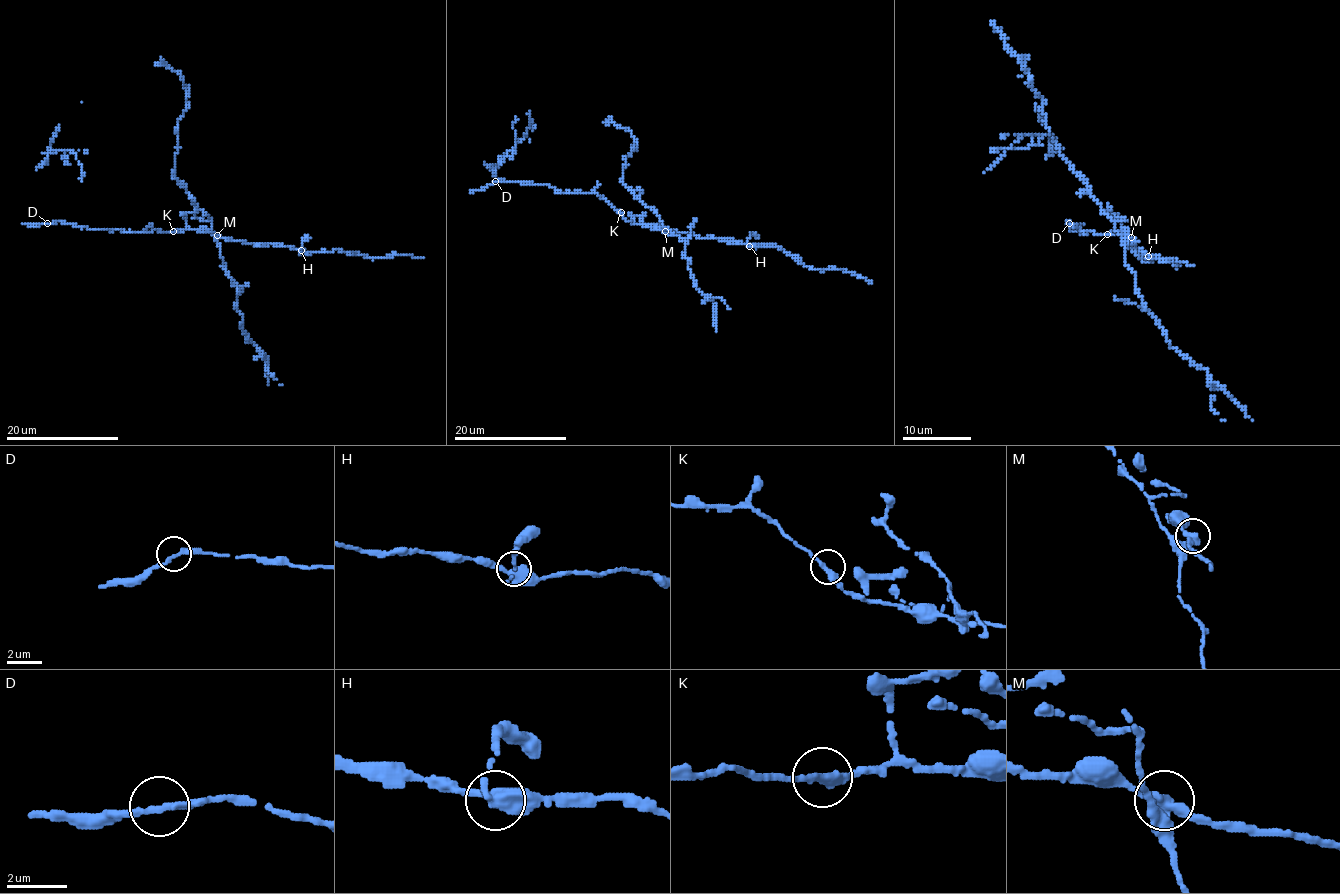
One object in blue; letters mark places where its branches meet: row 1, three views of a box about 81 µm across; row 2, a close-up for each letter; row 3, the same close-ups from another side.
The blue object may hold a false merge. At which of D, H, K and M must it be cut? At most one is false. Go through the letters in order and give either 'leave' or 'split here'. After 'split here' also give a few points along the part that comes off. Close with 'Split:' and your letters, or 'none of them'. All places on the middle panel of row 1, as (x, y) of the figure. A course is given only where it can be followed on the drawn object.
D: leave
H: leave
K: leave
M: split here
Split: M

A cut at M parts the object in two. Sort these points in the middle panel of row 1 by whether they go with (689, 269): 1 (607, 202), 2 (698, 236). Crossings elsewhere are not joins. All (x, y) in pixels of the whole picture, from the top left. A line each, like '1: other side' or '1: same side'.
1: other side
2: other side

